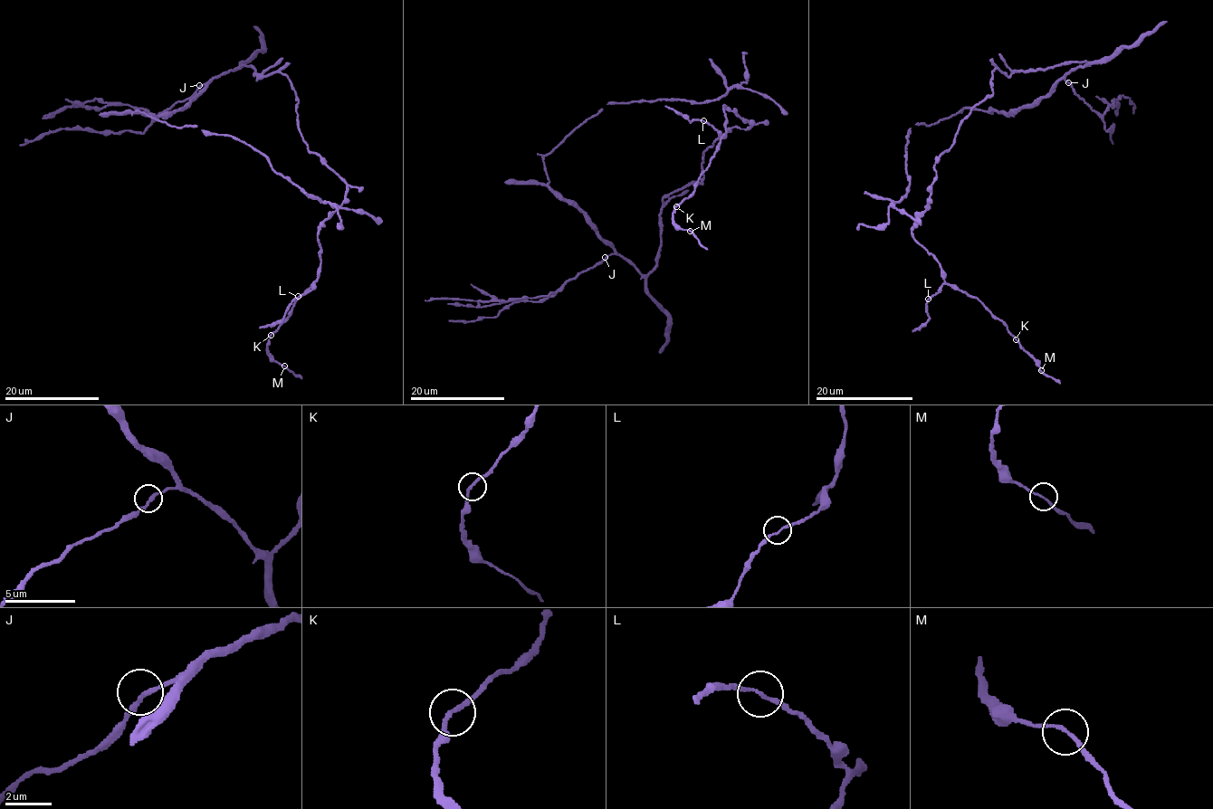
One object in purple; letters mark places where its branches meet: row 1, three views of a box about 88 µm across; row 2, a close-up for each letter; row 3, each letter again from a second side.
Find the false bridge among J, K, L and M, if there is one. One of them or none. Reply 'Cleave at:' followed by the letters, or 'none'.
Cleave at: none

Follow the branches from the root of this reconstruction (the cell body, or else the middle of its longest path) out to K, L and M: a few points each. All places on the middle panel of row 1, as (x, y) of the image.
K: (661, 238), (663, 199), (701, 184), (703, 153), (731, 128), (752, 124), (724, 105), (719, 149), (676, 206)
L: (661, 238), (663, 199), (701, 184), (703, 153), (731, 128), (752, 124), (724, 105), (722, 137), (703, 120)
M: (661, 238), (663, 199), (701, 184), (703, 153), (752, 124), (724, 105), (719, 149), (673, 214), (690, 231)

